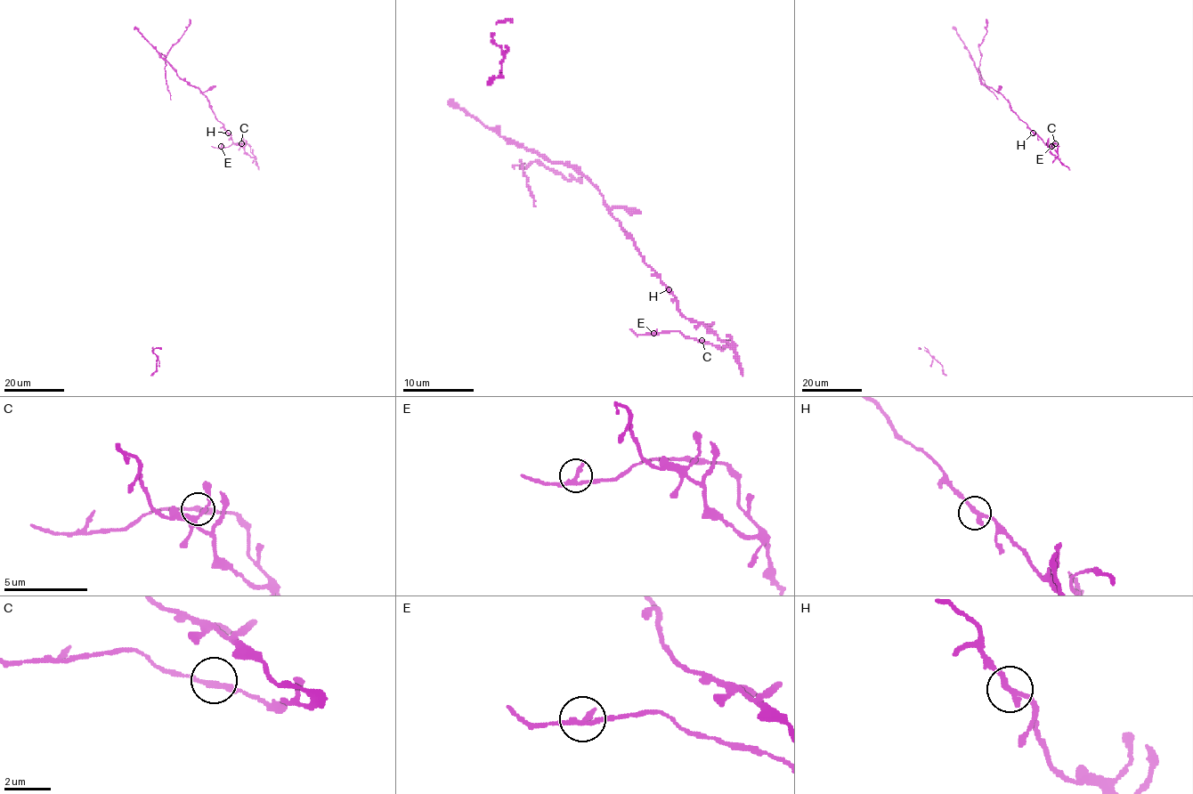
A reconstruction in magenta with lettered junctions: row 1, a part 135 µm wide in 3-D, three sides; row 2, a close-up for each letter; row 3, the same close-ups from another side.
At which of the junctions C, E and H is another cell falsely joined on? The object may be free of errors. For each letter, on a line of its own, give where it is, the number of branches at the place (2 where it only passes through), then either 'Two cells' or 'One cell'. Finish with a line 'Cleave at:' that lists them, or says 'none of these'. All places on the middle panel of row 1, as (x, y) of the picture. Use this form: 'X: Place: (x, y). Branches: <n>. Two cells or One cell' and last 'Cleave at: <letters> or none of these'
C: Place: (702, 340). Branches: 2. One cell
E: Place: (653, 333). Branches: 2. One cell
H: Place: (669, 289). Branches: 2. One cell
Cleave at: none of these

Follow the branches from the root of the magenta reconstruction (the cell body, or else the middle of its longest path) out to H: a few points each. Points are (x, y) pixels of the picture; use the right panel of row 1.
H: (1051, 147), (1053, 143), (1058, 144), (1056, 157), (1034, 133)

